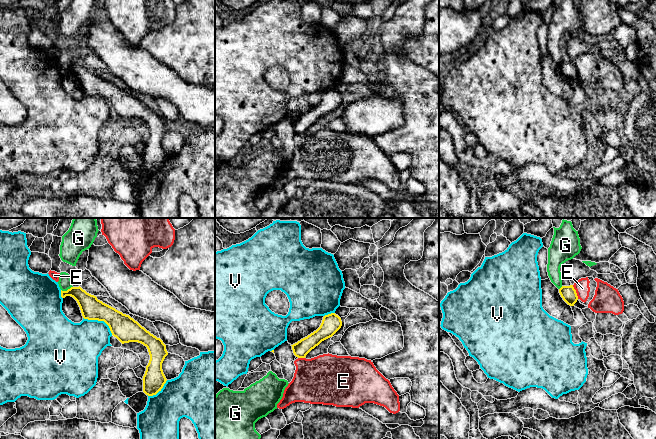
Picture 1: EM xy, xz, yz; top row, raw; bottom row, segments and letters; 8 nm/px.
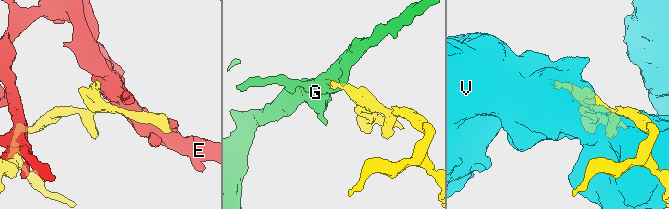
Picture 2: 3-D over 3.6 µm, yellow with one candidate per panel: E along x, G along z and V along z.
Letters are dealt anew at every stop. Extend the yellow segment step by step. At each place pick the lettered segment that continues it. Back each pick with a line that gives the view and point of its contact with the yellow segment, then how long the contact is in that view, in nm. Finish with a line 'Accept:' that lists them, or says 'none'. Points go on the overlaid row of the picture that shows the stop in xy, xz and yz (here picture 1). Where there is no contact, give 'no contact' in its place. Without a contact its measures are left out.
Accept: none

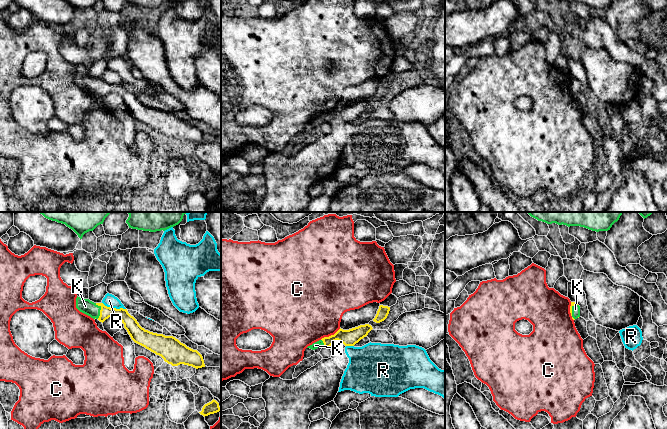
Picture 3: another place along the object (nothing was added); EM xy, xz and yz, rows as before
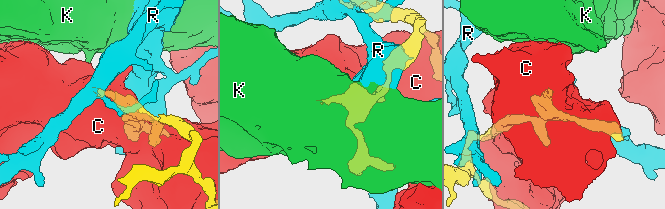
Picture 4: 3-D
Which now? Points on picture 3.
K: xy (100, 312) | 130 nm
Accept: K

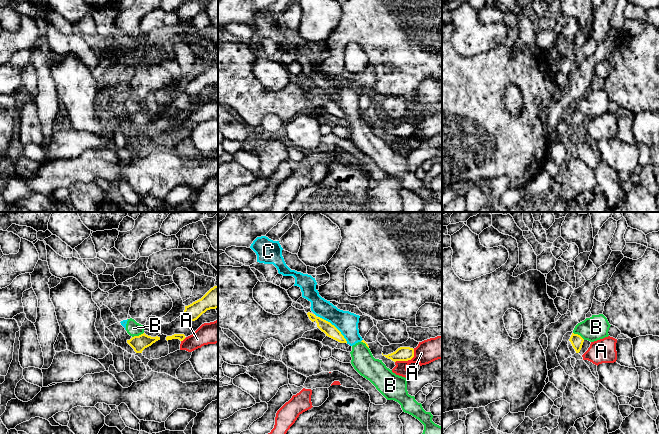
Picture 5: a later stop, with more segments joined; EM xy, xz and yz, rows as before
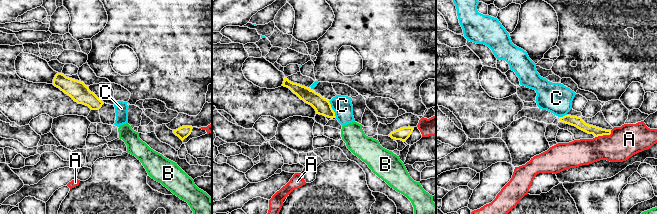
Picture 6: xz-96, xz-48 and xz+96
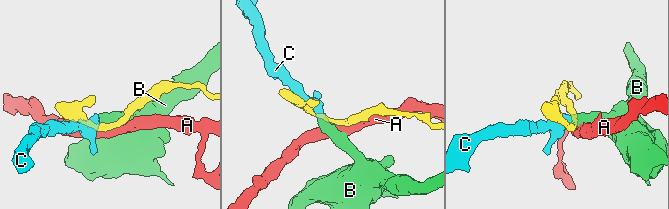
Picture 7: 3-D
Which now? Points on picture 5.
Accept: none

